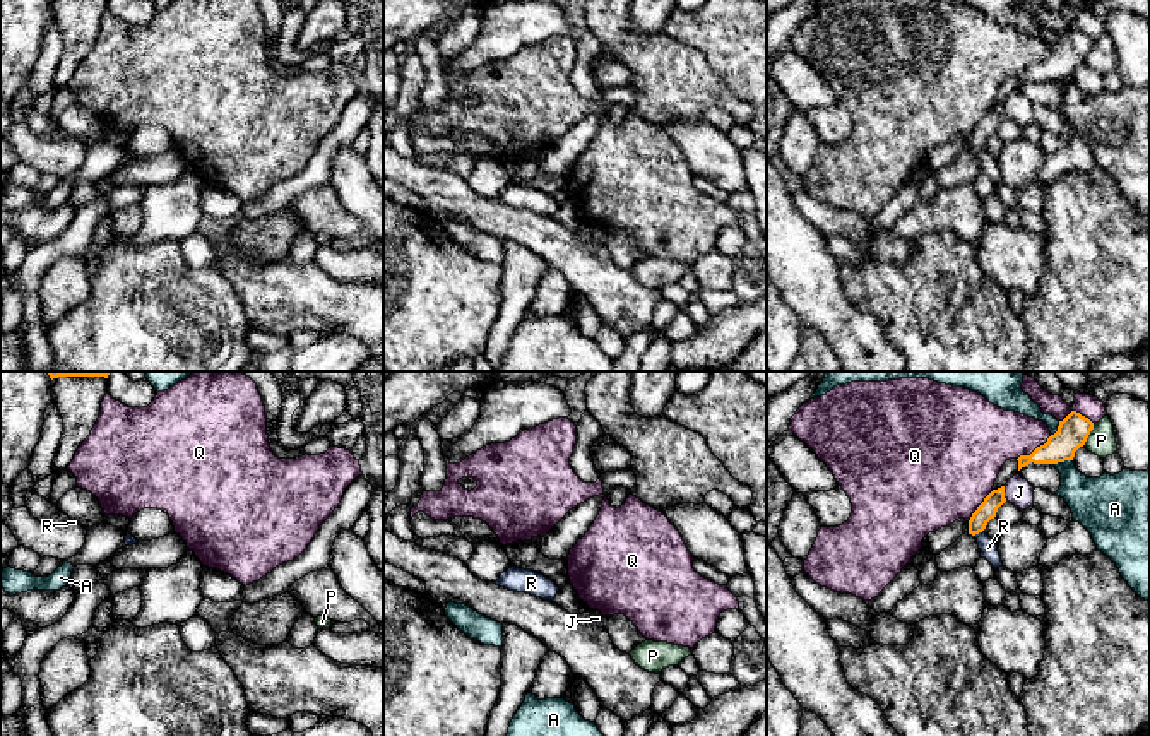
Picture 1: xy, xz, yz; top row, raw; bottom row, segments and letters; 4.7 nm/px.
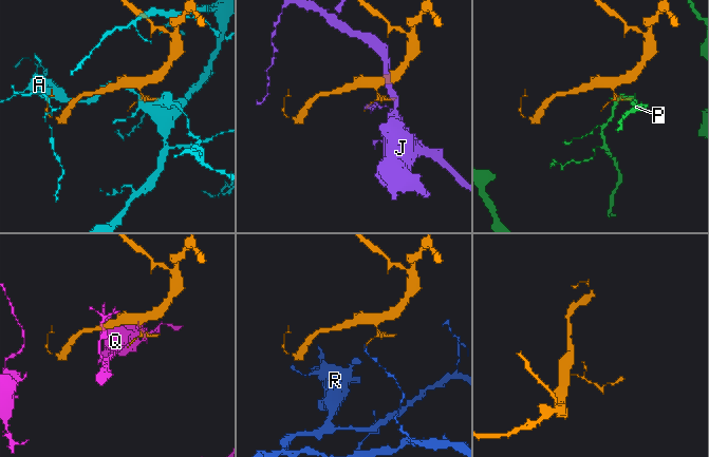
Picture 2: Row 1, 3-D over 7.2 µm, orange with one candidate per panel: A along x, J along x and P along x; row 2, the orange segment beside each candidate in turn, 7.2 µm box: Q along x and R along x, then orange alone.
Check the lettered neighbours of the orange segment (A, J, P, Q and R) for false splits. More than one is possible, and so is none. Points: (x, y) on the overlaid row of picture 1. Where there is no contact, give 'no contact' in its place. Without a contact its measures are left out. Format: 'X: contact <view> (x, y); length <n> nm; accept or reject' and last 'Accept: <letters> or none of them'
A: contact yz (1063, 461); length 90 nm; reject
J: contact yz (1003, 493); length 70 nm; reject
P: contact yz (1089, 433); length 110 nm; reject
Q: contact yz (1036, 449); length 200 nm; reject
R: contact yz (978, 533); length 50 nm; reject
Accept: none of them

